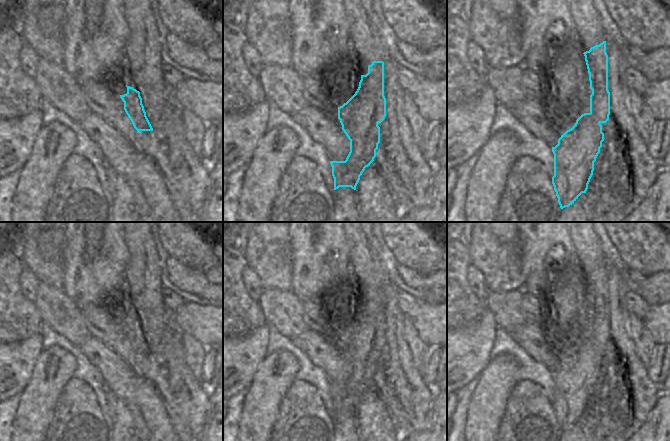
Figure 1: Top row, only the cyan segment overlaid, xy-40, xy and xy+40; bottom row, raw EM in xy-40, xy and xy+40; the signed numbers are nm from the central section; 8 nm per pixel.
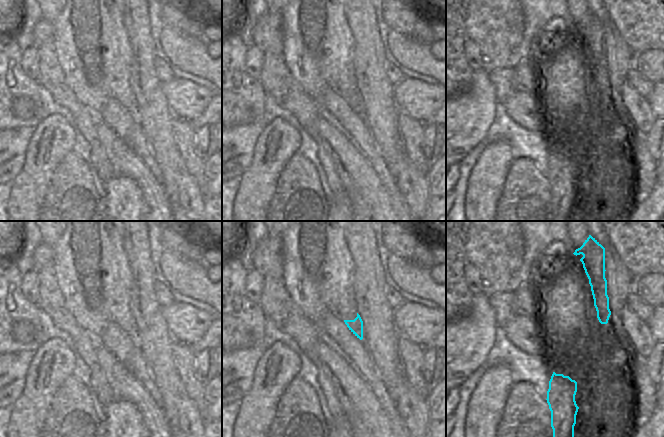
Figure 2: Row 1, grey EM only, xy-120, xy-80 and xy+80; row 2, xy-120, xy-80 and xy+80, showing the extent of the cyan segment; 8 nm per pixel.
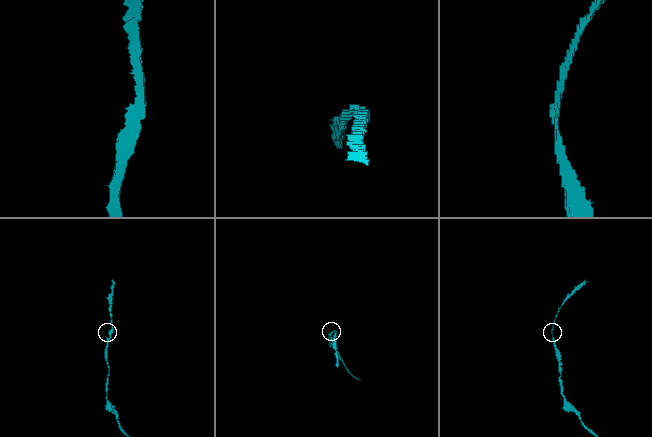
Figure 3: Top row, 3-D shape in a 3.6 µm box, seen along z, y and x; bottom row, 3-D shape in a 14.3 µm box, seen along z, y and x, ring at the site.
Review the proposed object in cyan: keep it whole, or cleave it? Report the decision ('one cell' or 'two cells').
one cell

